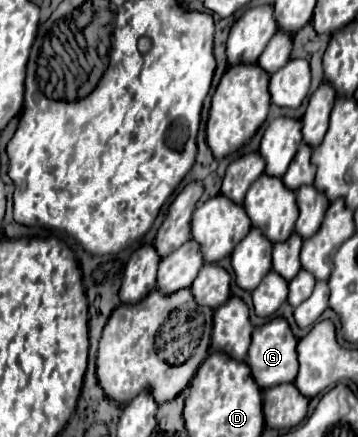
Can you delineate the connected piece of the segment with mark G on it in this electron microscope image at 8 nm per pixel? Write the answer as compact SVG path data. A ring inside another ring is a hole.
M274 317L254 329L246 363L250 365L252 375L260 387L274 387L278 383L292 383L296 379L296 373L298 373L296 343L298 339L290 331L290 325L284 317Z

